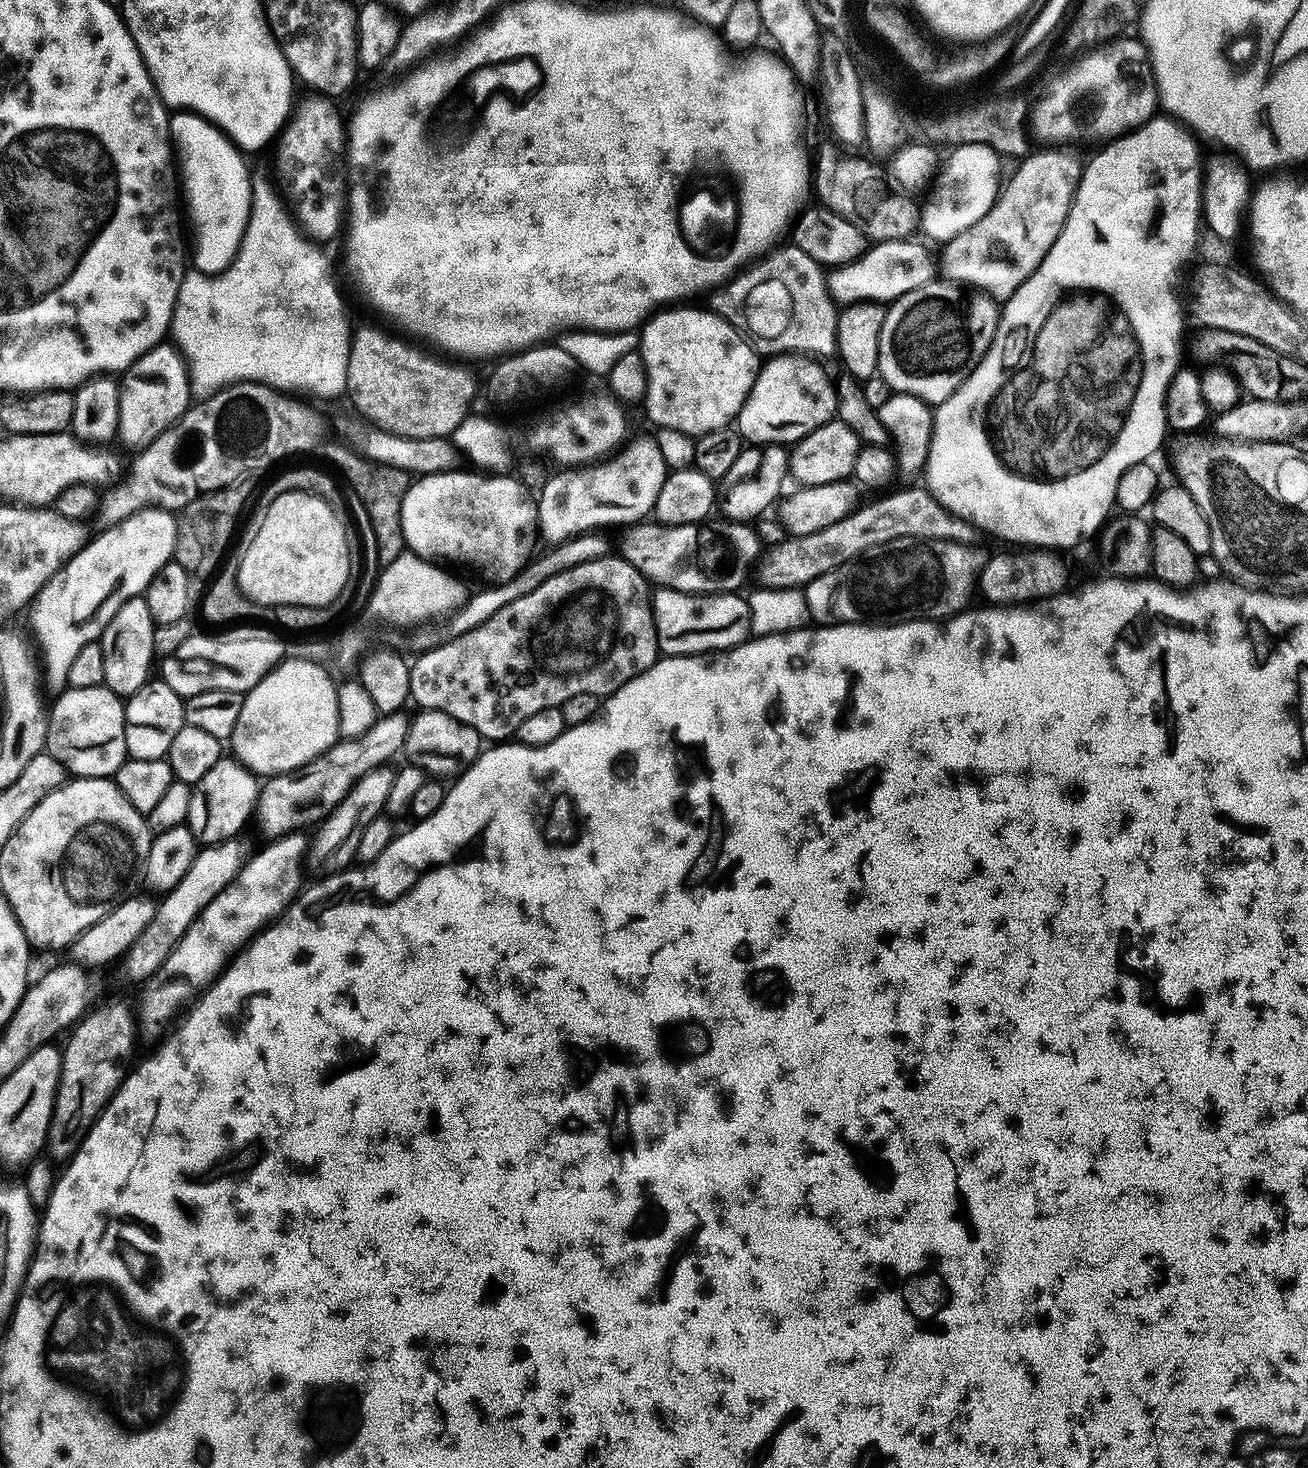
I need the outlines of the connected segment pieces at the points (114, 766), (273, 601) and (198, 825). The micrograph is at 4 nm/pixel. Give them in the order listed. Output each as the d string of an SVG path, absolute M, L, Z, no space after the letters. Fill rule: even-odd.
M103 686L99 688L65 687L64 693L50 704L46 752L73 777L115 777L128 751L124 737L125 701Z
M287 492L282 494L282 498L268 501L266 518L262 518L258 535L247 541L248 549L240 552L240 569L236 575L240 591L255 604L269 606L299 604L301 608L305 608L334 602L342 586L346 586L350 571L350 537L340 519L337 512L330 510L330 506L321 496L312 496L308 492Z
M222 758L214 762L208 773L190 788L192 797L186 826L192 831L192 837L204 846L239 837L244 823L253 819L260 790L256 773L245 768L239 760Z

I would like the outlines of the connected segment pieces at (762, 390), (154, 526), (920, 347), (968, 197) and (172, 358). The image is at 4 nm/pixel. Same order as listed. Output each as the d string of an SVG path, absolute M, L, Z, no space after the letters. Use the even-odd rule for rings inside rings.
M804 354L773 356L761 367L758 378L734 424L749 445L795 445L818 426L830 422L838 412L838 397L833 377L824 373L823 363Z
M143 508L130 514L124 521L109 524L96 537L89 539L79 552L67 560L67 563L54 573L40 588L30 604L32 610L32 628L36 631L36 640L44 651L44 664L60 678L67 677L70 662L78 655L78 650L87 644L95 644L104 635L104 628L118 614L118 610L130 598L148 591L148 583L175 557L177 517L171 511L162 508Z
M916 290L891 301L887 310L900 312L896 324L892 324L892 340L888 340L888 344L892 344L892 360L896 360L896 368L900 368L904 376L916 376L916 380L952 380L952 388L956 390L968 377L966 370L972 362L976 358L982 359L993 341L1000 308L995 300L988 302L984 298L974 298L966 312L966 322L956 328L950 326L950 314L934 312L934 308L936 306L930 306L928 298Z
M962 144L951 149L952 152L939 165L939 169L935 175L934 183L931 185L932 193L928 196L928 201L923 201L920 210L920 227L921 233L925 232L932 240L940 240L939 242L947 242L956 235L962 234L968 227L974 226L974 222L978 222L988 213L996 204L996 198L1000 194L1002 187L1002 176L1000 180L1000 163L1002 157L990 146L985 144Z
M168 342L157 344L149 352L142 354L142 358L135 360L123 373L119 386L118 440L119 443L129 444L132 450L139 450L150 441L157 440L190 407L187 367L179 351Z

